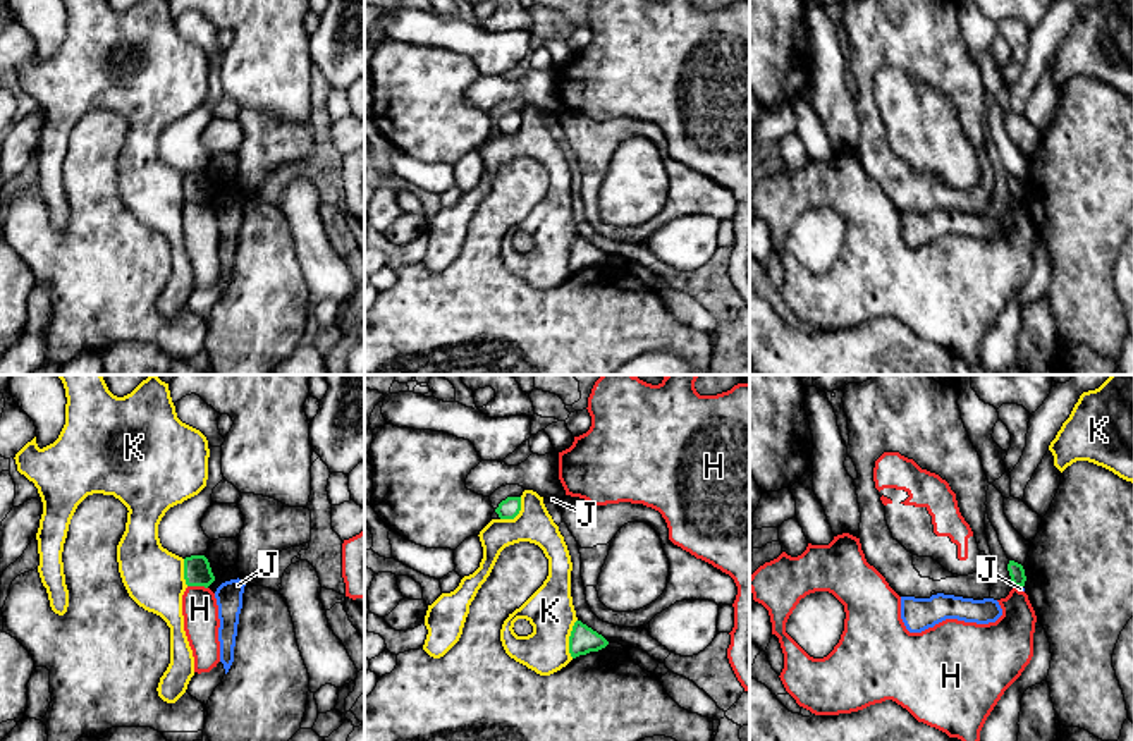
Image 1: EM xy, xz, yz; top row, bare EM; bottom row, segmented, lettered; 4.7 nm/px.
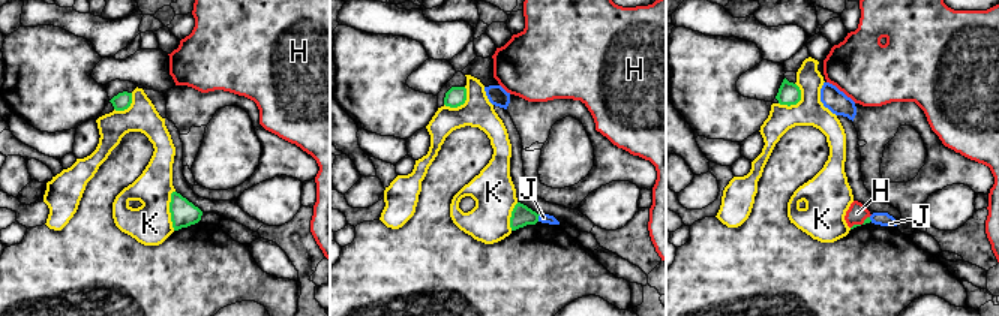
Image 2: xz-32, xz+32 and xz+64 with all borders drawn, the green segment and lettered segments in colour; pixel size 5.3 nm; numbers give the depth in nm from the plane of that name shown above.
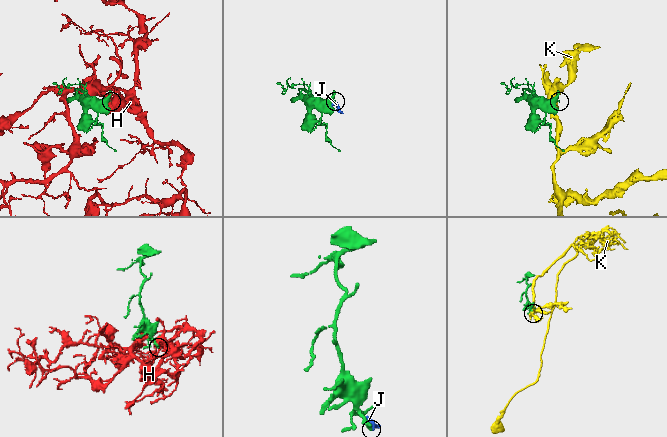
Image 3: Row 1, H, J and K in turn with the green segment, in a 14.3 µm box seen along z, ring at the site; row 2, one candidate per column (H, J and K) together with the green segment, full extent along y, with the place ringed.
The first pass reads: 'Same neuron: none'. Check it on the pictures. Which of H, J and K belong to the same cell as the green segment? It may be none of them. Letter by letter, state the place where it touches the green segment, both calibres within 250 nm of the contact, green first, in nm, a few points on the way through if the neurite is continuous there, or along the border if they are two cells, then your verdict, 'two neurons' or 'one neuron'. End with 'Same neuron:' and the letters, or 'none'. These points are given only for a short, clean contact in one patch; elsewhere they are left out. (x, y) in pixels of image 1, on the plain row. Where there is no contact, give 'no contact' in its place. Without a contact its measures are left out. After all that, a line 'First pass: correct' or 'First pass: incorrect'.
H: meets green in xy at (198, 200); 130 nm thick on the green side, 170 nm on the other; border along xy (188, 200), (203, 200), (207, 203); two neurons
J: meets green in yz at (1020, 200); 70 nm thick on the green side, 20 nm on the other; border along yz (1016, 200), (1022, 203); two neurons
K: meets green in xz at (569, 253); 130 nm thick on the green side, 220 nm on the other; two neurons
Same neuron: none
First pass: correct

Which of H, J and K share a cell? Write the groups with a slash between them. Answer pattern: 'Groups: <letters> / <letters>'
Groups: H / J / K

